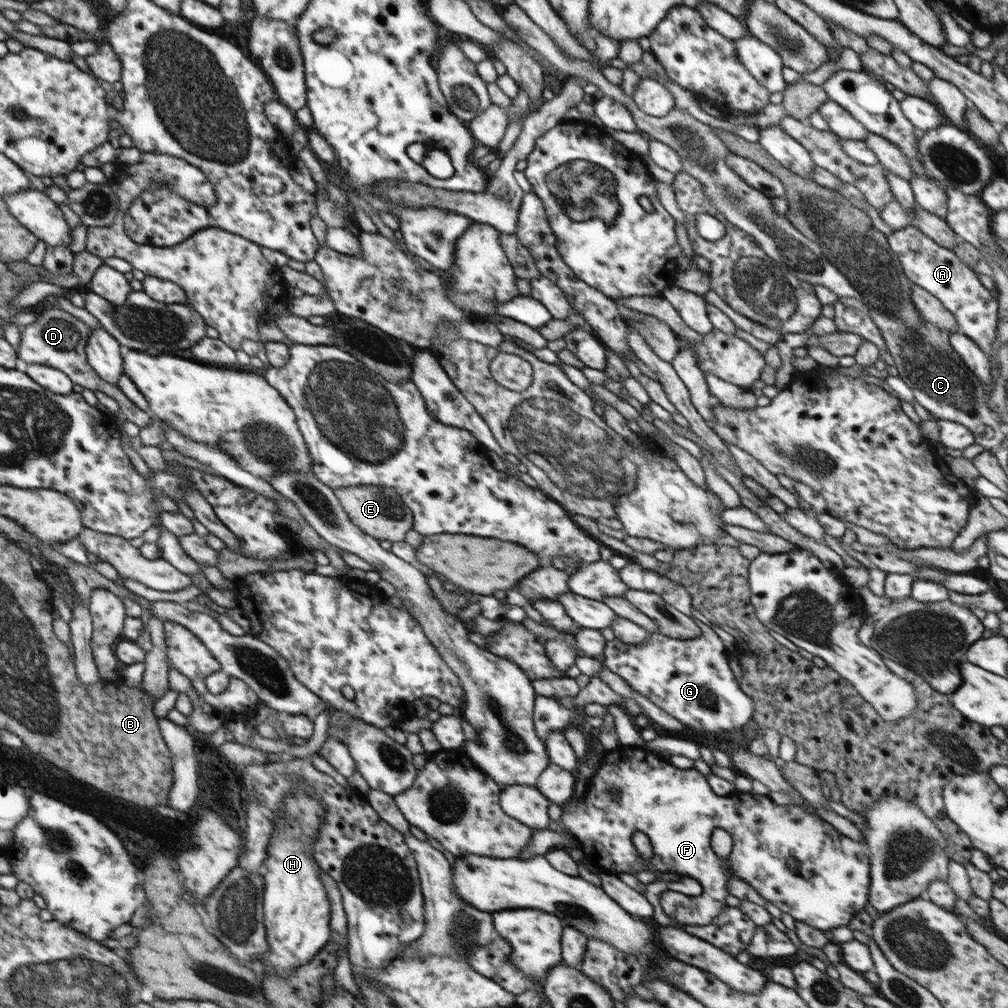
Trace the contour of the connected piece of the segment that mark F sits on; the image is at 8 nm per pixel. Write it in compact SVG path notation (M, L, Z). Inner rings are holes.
M619 745L617 749L605 752L596 775L588 783L585 797L562 806L561 821L577 840L589 868L617 875L644 870L646 862L632 841L634 832L644 832L651 841L653 854L648 862L654 870L687 875L702 885L698 916L672 916L684 924L710 924L724 907L728 907L725 898L729 894L727 882L732 874L752 885L760 896L783 913L787 912L797 922L818 930L848 926L852 917L869 902L871 864L865 845L842 835L816 813L801 806L774 803L769 794L734 790L729 795L719 796L695 768L682 770L658 754L652 756L645 748ZM714 828L722 828L732 837L733 847L728 859L720 859L710 847Z

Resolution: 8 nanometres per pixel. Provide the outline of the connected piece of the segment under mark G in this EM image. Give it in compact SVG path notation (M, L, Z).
M692 616L702 635L691 640L677 640L662 634L650 634L648 642L634 646L616 637L606 642L603 664L623 678L636 692L685 726L722 734L748 724L754 714L754 700L736 681L728 665L729 652L717 634Z

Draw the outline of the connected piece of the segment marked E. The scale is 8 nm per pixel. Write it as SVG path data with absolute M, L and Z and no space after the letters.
M382 485L348 486L336 488L334 493L349 520L362 532L378 541L388 540L392 543L404 541L406 533L413 529L412 511L400 500L394 488L384 488Z

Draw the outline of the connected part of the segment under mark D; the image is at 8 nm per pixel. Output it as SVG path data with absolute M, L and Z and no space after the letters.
M60 308L44 310L32 324L20 328L22 341L16 347L17 357L30 364L50 365L65 372L74 384L79 384L88 390L99 390L113 398L119 405L122 418L134 422L139 428L146 428L152 416L138 408L116 385L102 380L87 360L86 343L90 340L91 328L82 320Z

